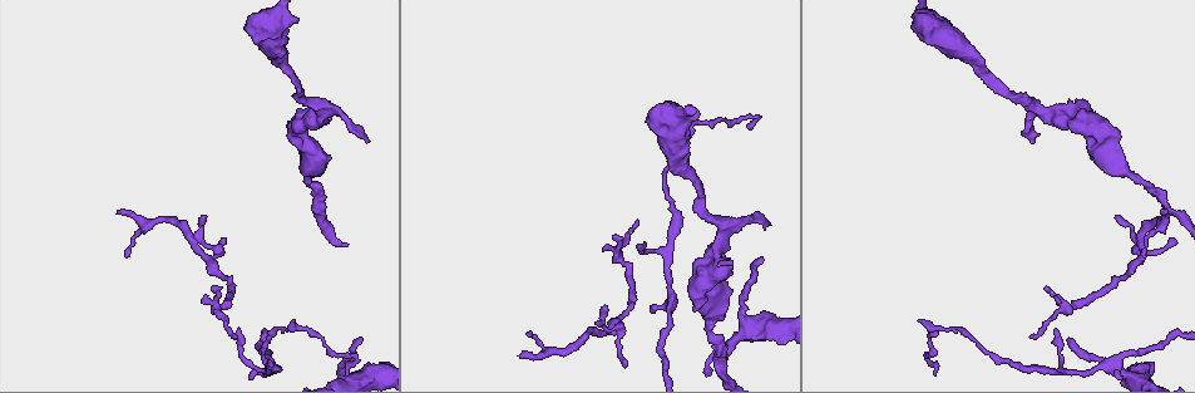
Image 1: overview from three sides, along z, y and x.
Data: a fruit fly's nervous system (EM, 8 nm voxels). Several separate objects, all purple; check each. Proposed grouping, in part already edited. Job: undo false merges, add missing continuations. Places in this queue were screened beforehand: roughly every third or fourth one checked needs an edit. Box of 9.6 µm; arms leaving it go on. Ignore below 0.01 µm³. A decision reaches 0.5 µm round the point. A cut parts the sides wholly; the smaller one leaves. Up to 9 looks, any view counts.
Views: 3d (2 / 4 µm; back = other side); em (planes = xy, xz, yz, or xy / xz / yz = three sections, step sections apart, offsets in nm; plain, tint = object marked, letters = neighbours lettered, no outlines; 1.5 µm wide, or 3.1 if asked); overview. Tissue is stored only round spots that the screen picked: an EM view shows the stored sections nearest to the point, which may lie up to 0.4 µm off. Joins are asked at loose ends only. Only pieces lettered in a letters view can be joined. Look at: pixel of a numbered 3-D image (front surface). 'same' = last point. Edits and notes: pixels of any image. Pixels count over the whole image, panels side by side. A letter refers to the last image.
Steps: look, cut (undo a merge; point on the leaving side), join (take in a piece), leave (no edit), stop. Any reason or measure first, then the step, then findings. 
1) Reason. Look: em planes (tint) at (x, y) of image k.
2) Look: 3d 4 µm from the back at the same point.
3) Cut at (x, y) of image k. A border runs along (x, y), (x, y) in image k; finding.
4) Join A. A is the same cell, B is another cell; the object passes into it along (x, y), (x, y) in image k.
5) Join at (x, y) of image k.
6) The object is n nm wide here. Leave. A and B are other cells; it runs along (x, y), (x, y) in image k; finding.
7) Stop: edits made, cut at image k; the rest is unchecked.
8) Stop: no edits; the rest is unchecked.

Tapers out. Look: 3d 4 µm at (605, 306) of image 1.

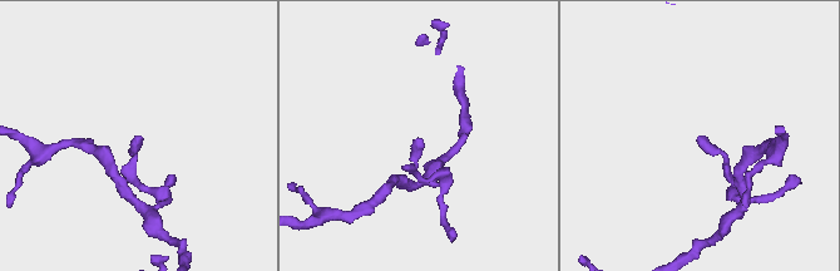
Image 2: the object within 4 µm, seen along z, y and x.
Look: em xz step 4 (letters) at (422, 139) of image 2.

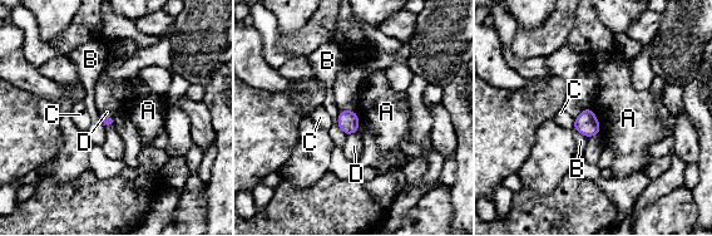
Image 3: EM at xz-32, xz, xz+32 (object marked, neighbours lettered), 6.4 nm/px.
The longest contact is with A, 180 nm. Leave. A, B, C and D are other cells; a border runs along (589, 108), (597, 118), (601, 133) in image 3; none of them fits.

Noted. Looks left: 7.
Calibre changes. Look: em xz step 8 (tint) at (312, 175) of image 1.

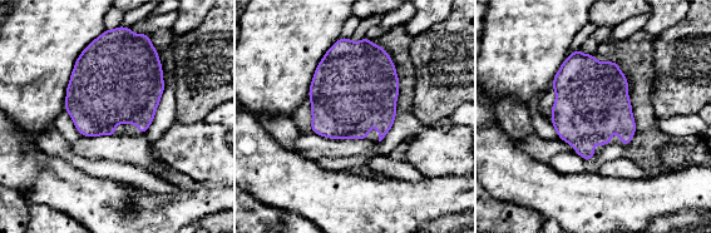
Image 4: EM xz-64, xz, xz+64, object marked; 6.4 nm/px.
Look: em planes (letters) at the same point.

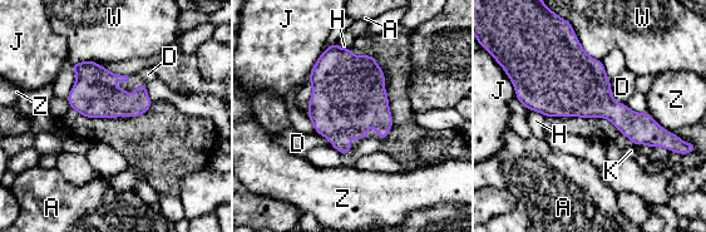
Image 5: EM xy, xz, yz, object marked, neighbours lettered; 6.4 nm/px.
Leave. A, D, H, J, K, W and Z are other cells; a border runs along (610, 80), (612, 97), (626, 104) in image 5; one cell here.

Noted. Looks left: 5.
Arms run side by side. Look: em xy step 8 (plain) at (1075, 121) of image 1.

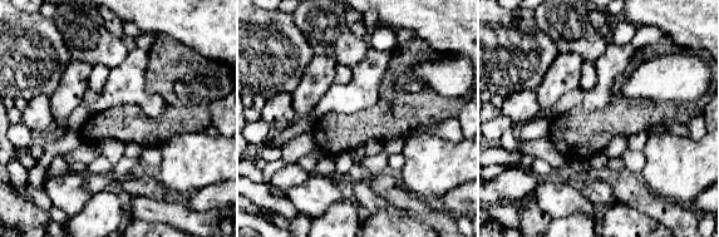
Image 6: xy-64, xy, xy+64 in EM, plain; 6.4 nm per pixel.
Look: em xy step 8 (tint) at the same point.

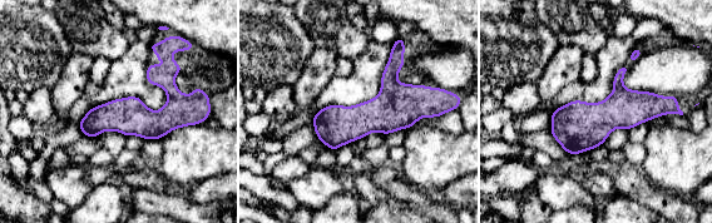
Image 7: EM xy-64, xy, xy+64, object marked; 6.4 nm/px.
Look: em xy step 8 (letters) at the same point.

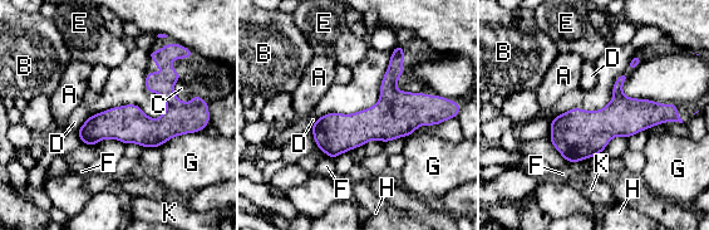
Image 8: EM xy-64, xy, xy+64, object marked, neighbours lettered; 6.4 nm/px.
Leave. A, B, C, D, E, F, G, H and K are other cells; a border runs along (92, 114), (77, 130) in image 8; all the same cell.

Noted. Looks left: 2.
Stop: no edits; the rest is unchecked.

